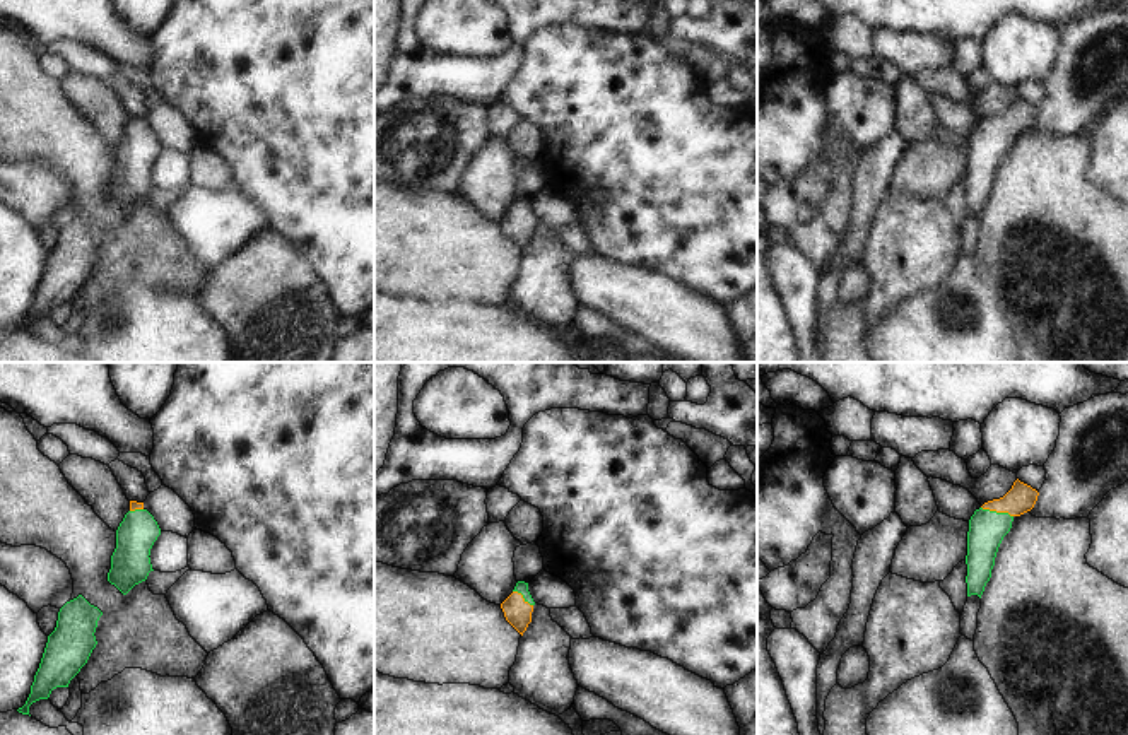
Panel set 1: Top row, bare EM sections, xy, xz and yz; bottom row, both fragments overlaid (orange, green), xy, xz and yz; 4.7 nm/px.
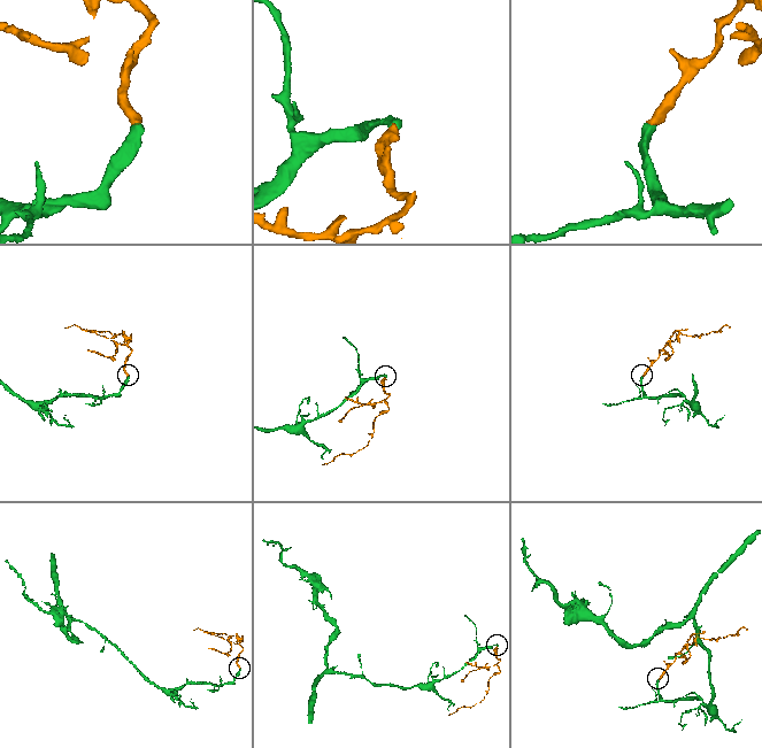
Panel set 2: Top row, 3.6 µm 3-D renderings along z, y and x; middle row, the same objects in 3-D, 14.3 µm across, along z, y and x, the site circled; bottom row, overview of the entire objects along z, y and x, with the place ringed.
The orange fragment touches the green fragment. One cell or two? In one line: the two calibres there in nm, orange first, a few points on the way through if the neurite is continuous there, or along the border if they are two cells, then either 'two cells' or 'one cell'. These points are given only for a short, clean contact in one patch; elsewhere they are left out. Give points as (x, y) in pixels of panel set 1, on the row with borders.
calibres 140 and 180 nm; way yz (1021, 498), (997, 511), (986, 529); one cell

